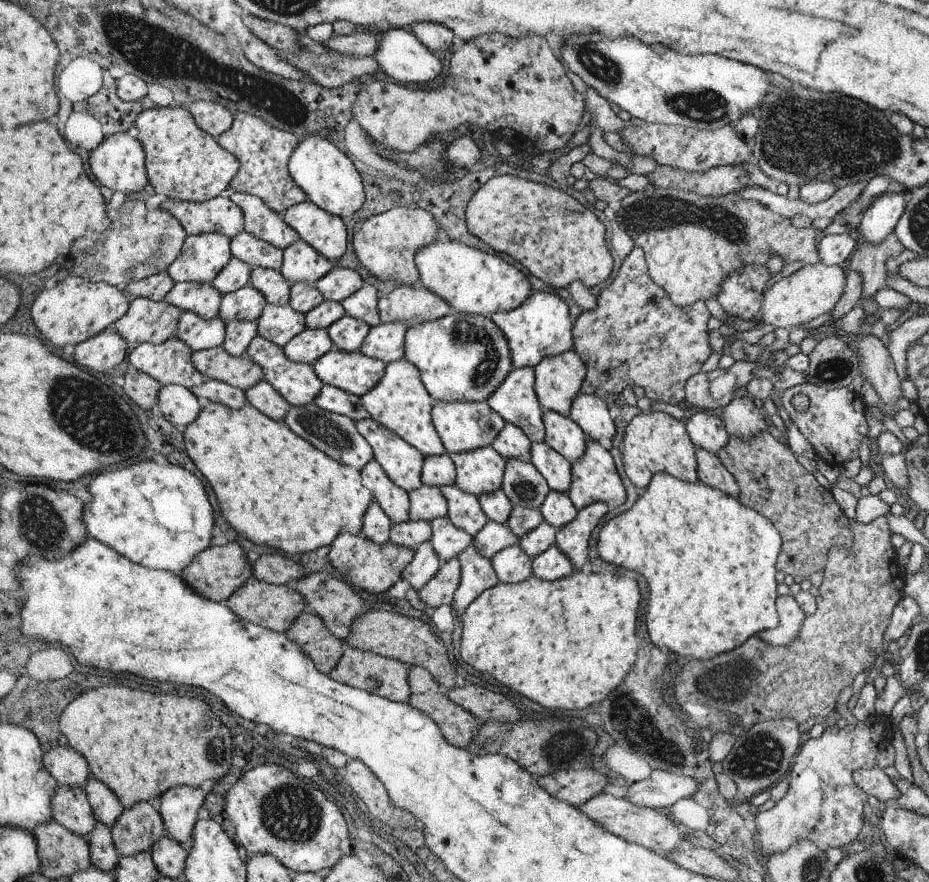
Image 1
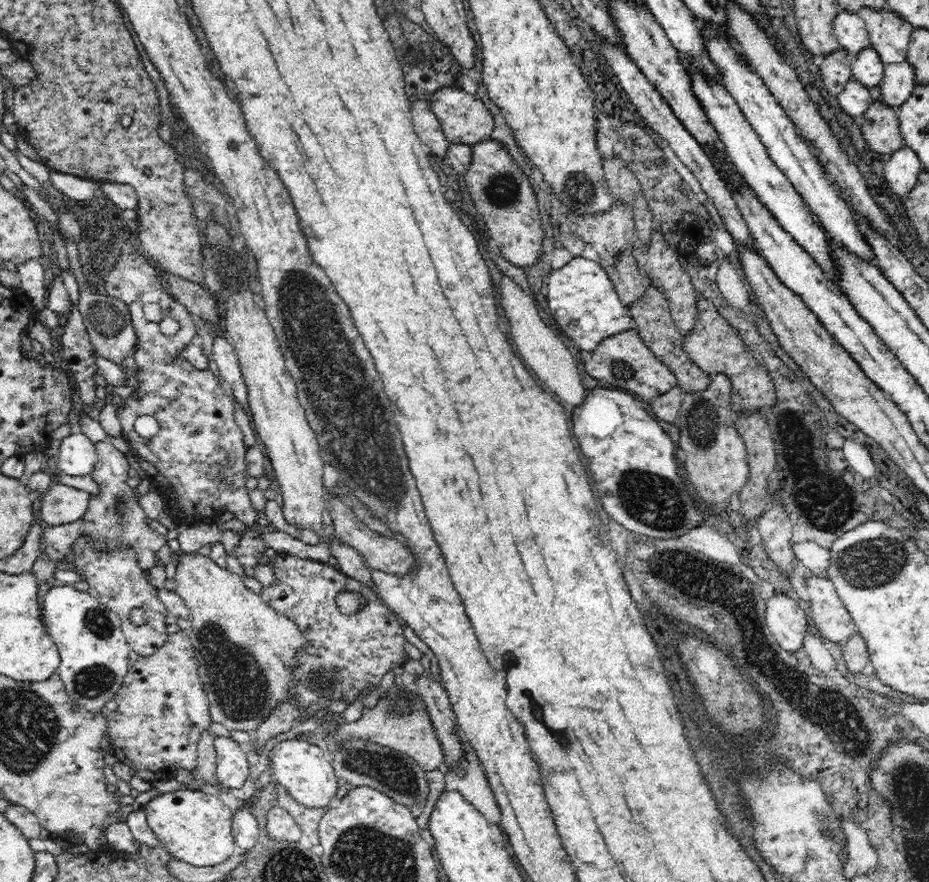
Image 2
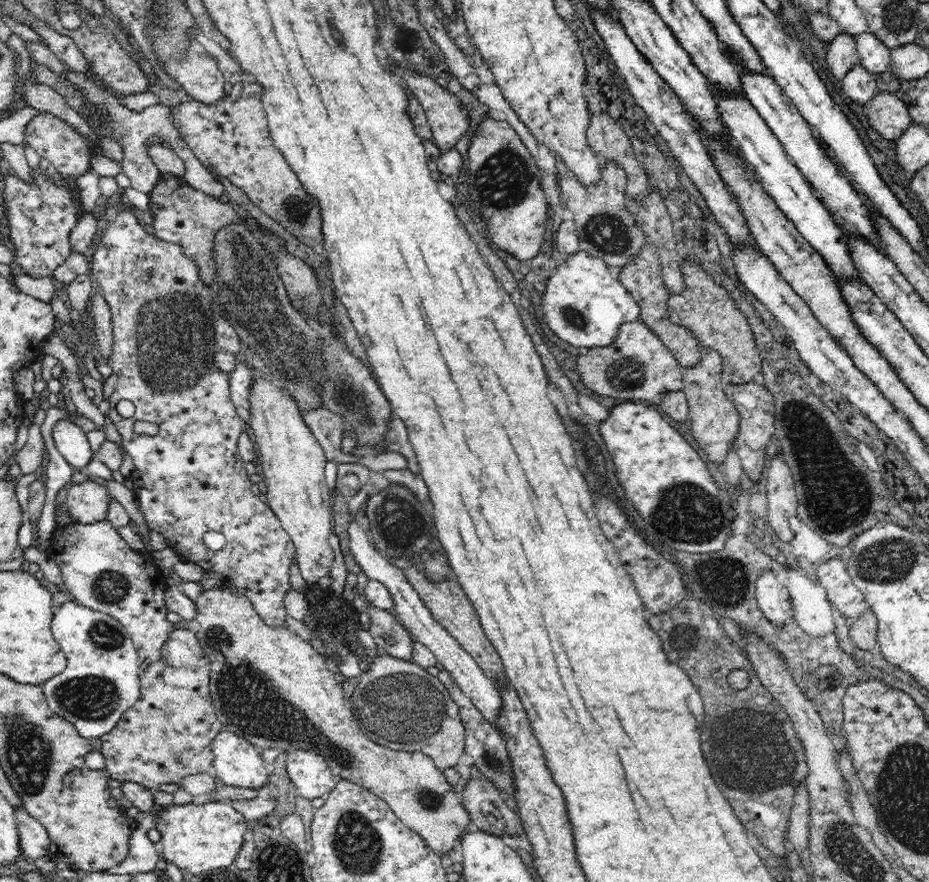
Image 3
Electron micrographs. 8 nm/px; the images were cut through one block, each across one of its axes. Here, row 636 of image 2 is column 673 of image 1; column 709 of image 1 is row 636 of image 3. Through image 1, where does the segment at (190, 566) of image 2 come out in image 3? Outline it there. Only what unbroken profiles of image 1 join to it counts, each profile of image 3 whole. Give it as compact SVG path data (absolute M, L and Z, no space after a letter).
M216 588L216 590L204 590L198 600L196 600L196 610L198 610L198 616L196 616L196 622L200 624L200 630L198 630L198 640L200 640L200 646L202 650L206 652L206 656L210 658L210 694L212 694L212 702L214 702L214 708L216 708L216 718L220 720L220 724L224 726L226 732L232 732L236 736L242 736L246 738L248 742L252 742L254 746L258 746L262 752L268 750L268 748L276 748L278 752L316 752L320 756L326 758L332 774L336 774L338 778L342 780L350 780L366 790L370 790L372 794L376 794L378 798L382 798L384 802L388 802L388 806L392 808L392 812L414 832L418 832L426 844L432 848L432 852L436 852L438 856L450 856L450 852L456 848L456 840L460 838L460 834L466 834L468 828L470 828L470 814L466 810L466 806L462 804L462 798L458 792L454 792L454 786L450 786L448 778L442 774L440 768L436 768L436 762L426 756L426 754L420 754L420 752L396 752L396 750L390 750L382 744L376 744L374 740L370 740L364 732L362 732L362 726L358 724L352 708L350 708L350 702L344 698L344 692L342 692L342 684L334 678L334 672L326 670L326 662L324 662L324 656L314 650L310 646L310 642L304 642L304 638L300 638L298 634L290 632L288 628L272 628L270 624L264 624L264 620L260 620L260 616L256 614L256 608L252 608L252 602L248 602L244 596L232 596L230 592L226 592L226 588Z

